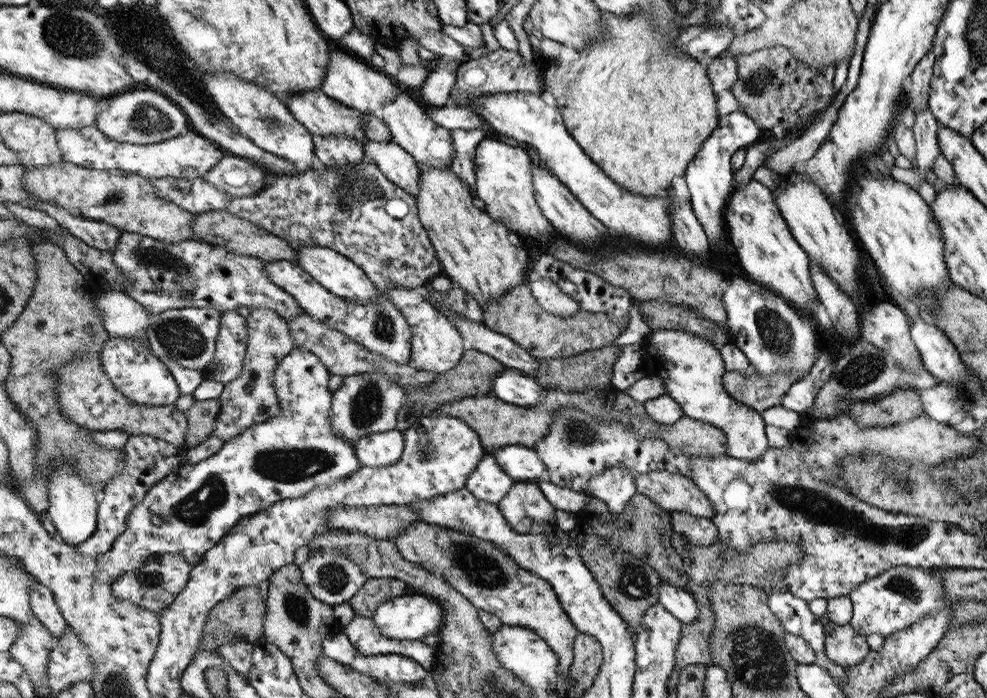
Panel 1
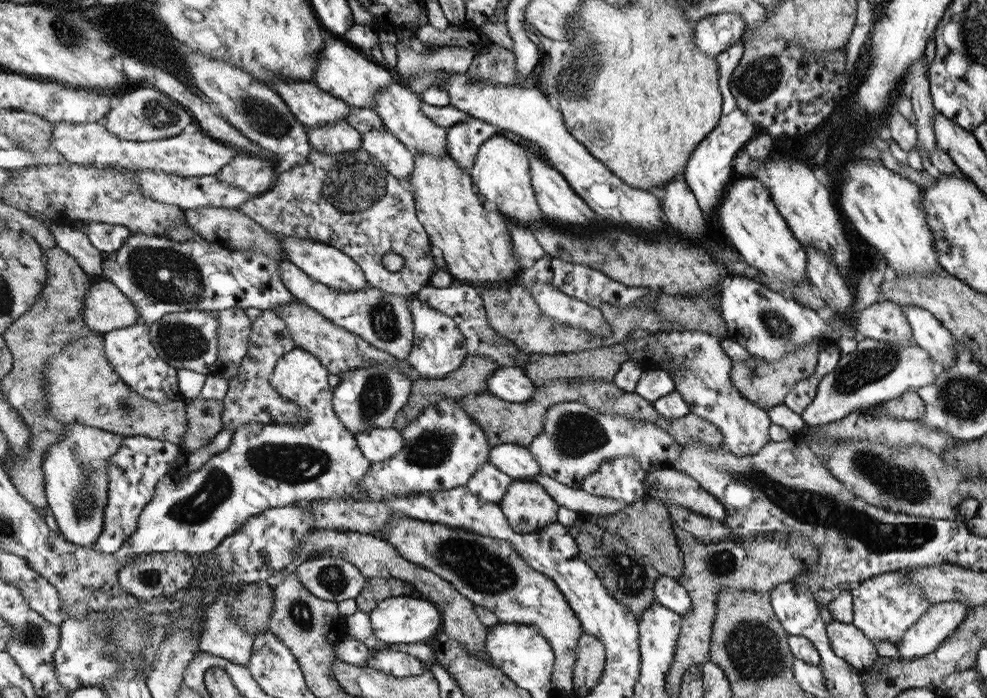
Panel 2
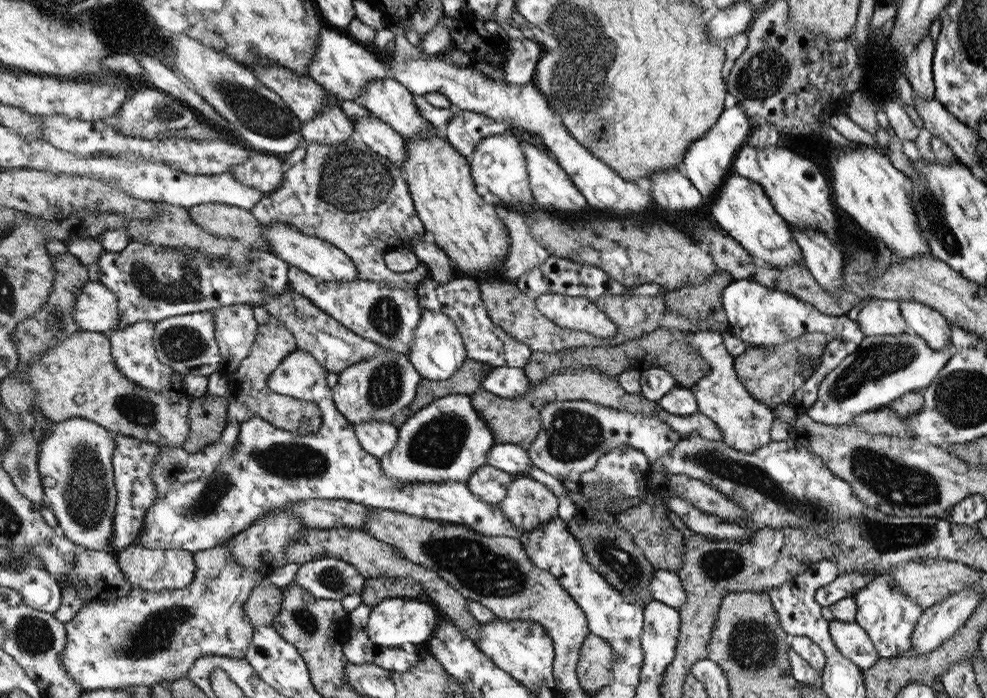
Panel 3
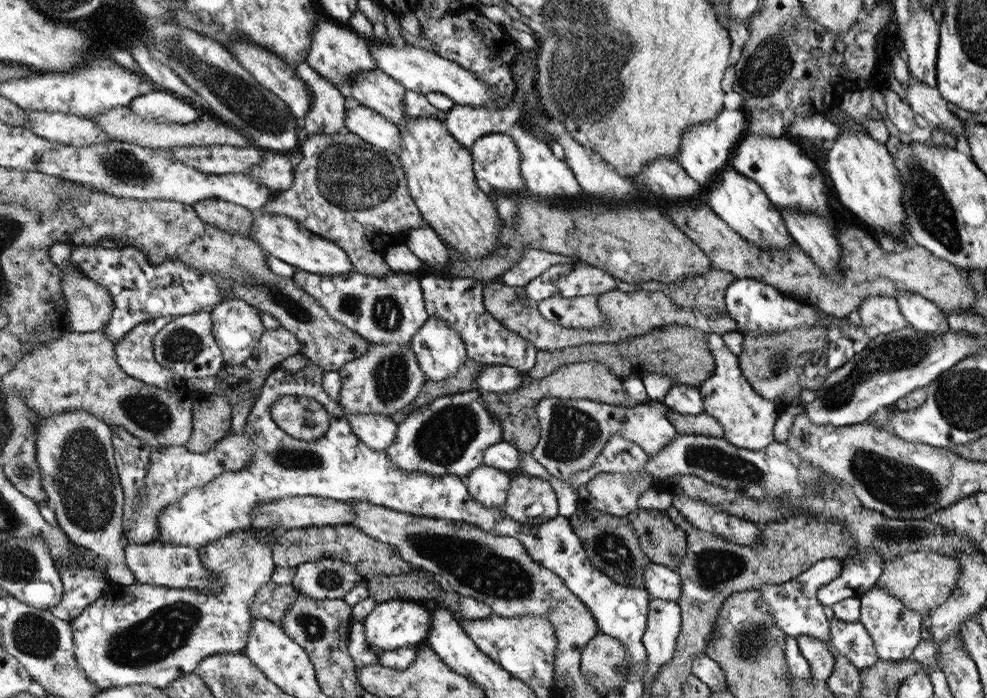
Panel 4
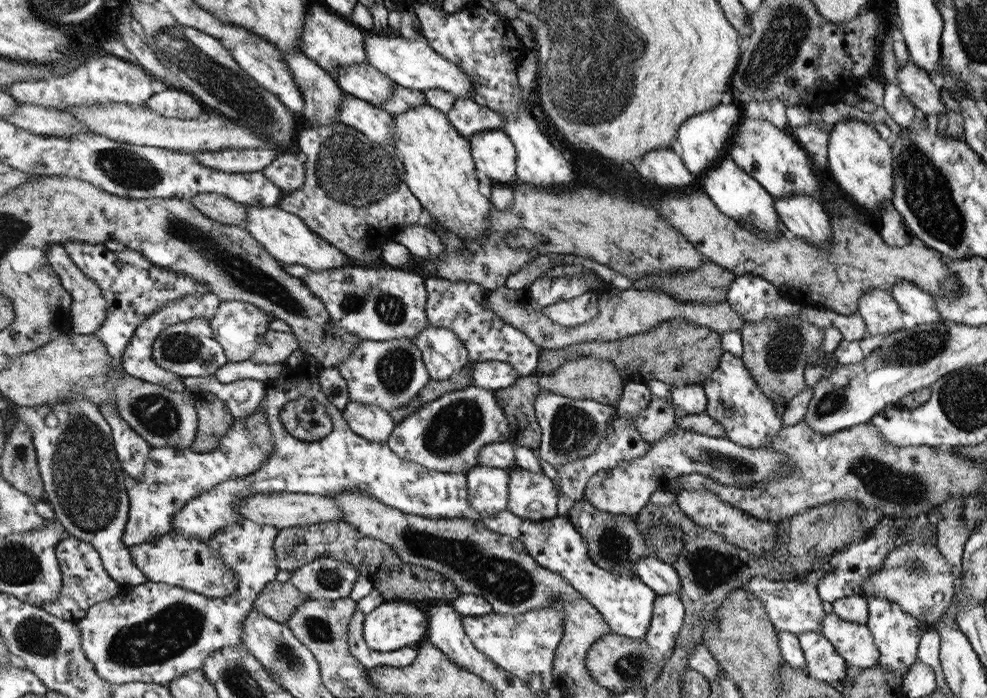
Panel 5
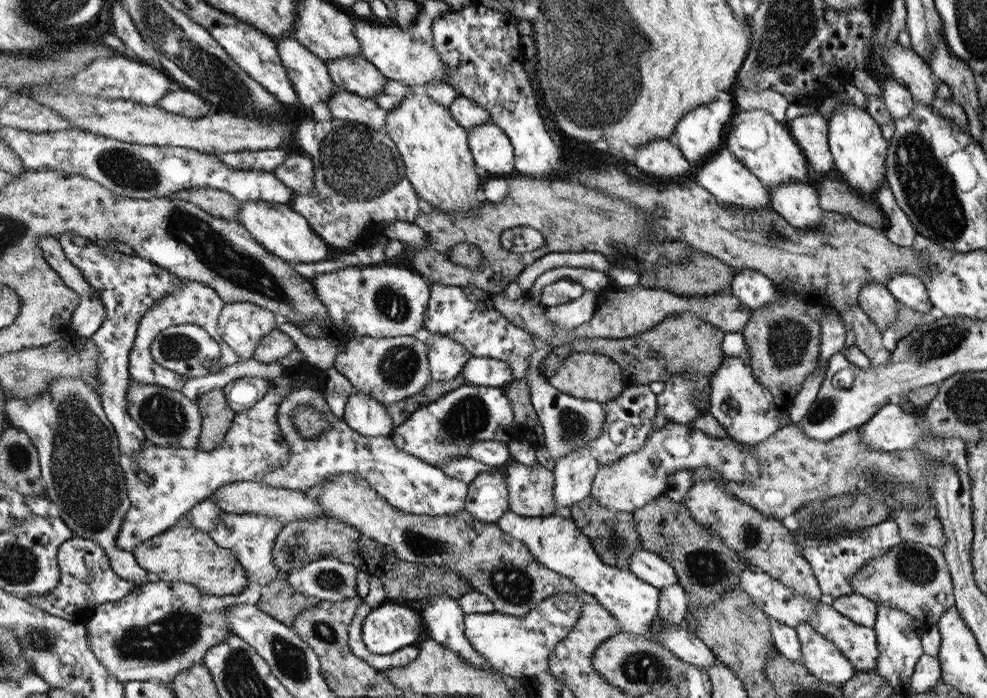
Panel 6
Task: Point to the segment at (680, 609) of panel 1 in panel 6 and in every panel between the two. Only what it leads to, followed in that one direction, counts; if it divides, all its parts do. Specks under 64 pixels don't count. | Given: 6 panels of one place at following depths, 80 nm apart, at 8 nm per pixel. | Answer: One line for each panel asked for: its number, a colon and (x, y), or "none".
2: (667, 591)
3: (666, 587)
4: (664, 583)
5: (663, 578)
6: (653, 568)

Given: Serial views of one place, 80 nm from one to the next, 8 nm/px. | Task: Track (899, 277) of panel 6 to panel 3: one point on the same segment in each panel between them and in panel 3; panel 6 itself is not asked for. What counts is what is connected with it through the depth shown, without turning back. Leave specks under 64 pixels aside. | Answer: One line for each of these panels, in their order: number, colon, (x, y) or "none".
3: (927, 322)
4: (925, 315)
5: (923, 306)

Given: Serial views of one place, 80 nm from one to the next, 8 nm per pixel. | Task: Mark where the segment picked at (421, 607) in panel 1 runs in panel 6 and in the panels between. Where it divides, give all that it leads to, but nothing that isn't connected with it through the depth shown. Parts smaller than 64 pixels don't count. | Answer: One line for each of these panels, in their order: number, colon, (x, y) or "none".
2: (399, 620)
3: (395, 623)
4: (399, 623)
5: (395, 624)
6: (387, 629)

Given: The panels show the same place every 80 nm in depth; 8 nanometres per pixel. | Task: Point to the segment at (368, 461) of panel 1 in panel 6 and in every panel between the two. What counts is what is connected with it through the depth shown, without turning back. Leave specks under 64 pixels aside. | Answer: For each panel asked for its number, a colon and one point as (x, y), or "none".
2: (378, 444)
3: (379, 438)
4: (379, 431)
5: (373, 423)
6: (366, 415)

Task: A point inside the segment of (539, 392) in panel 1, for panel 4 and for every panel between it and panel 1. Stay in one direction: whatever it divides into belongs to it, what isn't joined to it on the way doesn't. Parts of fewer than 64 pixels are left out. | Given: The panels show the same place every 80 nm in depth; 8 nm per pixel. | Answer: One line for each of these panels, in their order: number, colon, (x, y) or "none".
2: (512, 384)
3: (506, 382)
4: (497, 378)

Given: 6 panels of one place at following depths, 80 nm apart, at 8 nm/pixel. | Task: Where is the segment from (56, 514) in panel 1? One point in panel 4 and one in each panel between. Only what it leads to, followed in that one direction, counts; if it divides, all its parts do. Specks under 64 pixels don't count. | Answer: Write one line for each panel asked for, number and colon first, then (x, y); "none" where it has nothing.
2: (78, 468)
3: (77, 459)
4: (77, 454)

